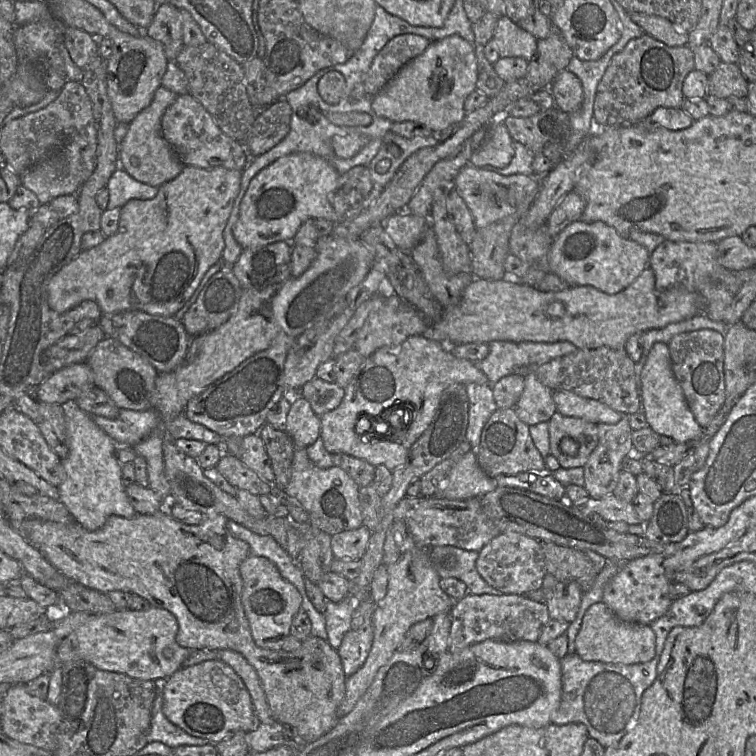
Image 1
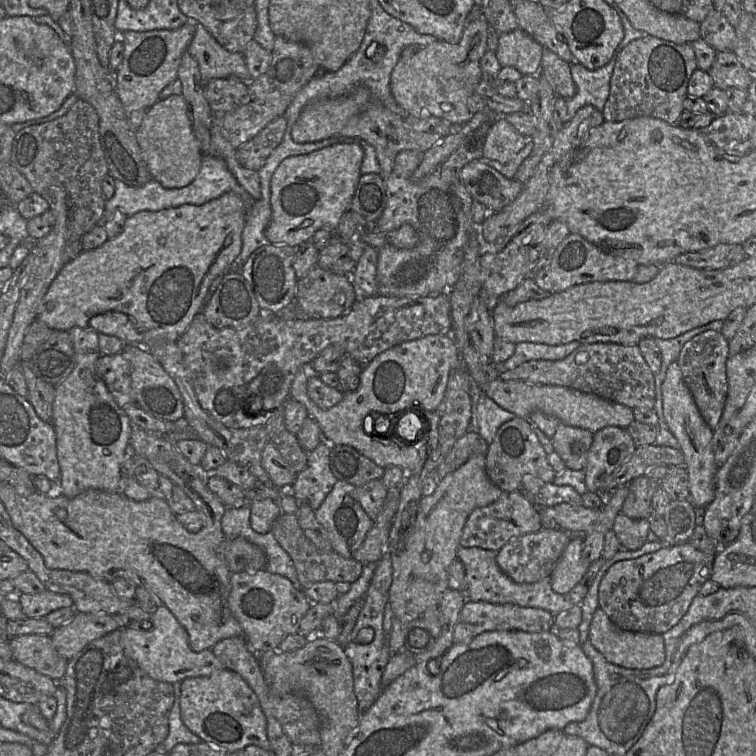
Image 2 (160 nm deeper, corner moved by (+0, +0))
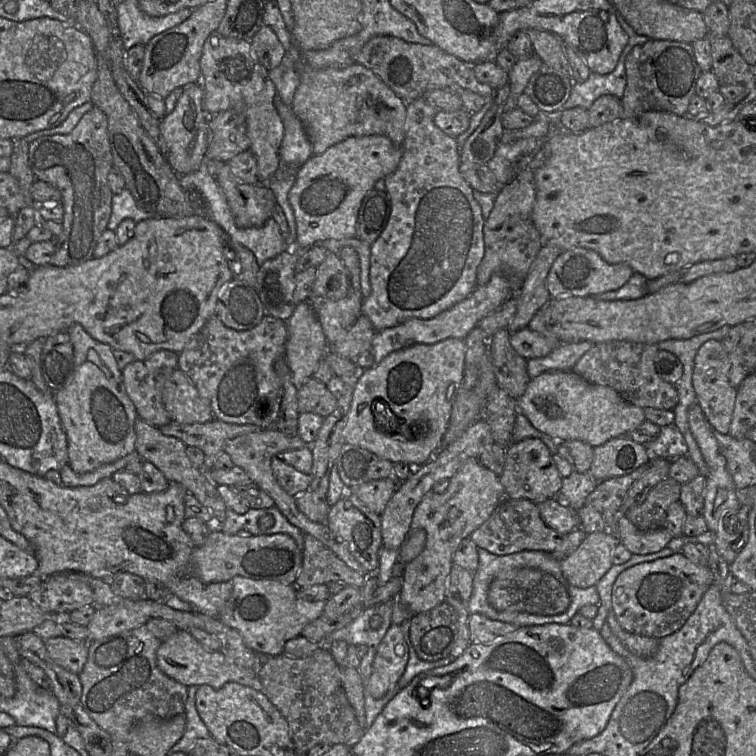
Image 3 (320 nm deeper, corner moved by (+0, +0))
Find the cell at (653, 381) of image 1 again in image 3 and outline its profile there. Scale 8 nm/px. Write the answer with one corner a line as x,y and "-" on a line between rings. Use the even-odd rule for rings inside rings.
698,402
690,407
688,411
688,422
690,431
696,440
707,465
707,474
702,475
705,477
705,502
702,516
705,519
708,530
715,536
718,532
720,532
720,526
718,523
723,515
725,515
723,512
724,510
730,510
728,511
728,515
730,517
729,519
734,527
739,529
739,521
736,513
740,507
740,503
736,497
736,488
730,474
726,469
726,459
720,453
717,442
713,437
712,433
714,432
714,429
707,421

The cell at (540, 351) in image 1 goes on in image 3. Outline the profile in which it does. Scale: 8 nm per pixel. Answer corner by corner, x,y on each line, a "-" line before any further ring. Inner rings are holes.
589,341
560,344
547,356
527,360
527,372
532,378
550,370
572,371
577,361
593,346

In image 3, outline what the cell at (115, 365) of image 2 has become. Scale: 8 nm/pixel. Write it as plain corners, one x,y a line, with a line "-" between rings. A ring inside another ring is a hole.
159,350
144,360
134,360
121,371
125,391
139,418
156,427
172,422
162,401
162,390
166,380
177,368
178,354
172,351

